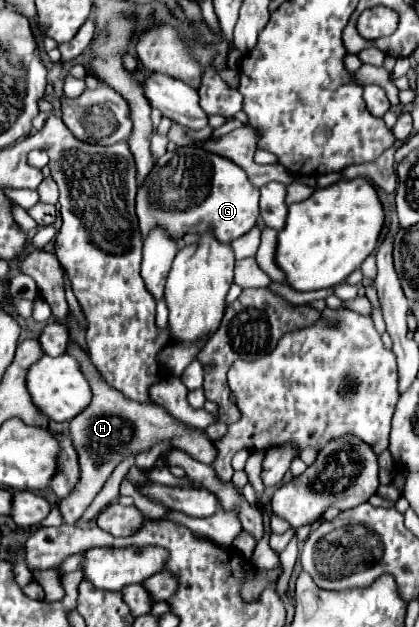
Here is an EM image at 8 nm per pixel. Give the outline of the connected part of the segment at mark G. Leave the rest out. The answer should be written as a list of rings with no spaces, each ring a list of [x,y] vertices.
[[[182,146],[160,156],[142,186],[138,186],[138,226],[142,238],[148,238],[154,228],[162,228],[172,240],[180,240],[184,234],[210,232],[216,240],[230,244],[256,226],[258,196],[258,188],[248,182],[234,162],[196,146]]]

